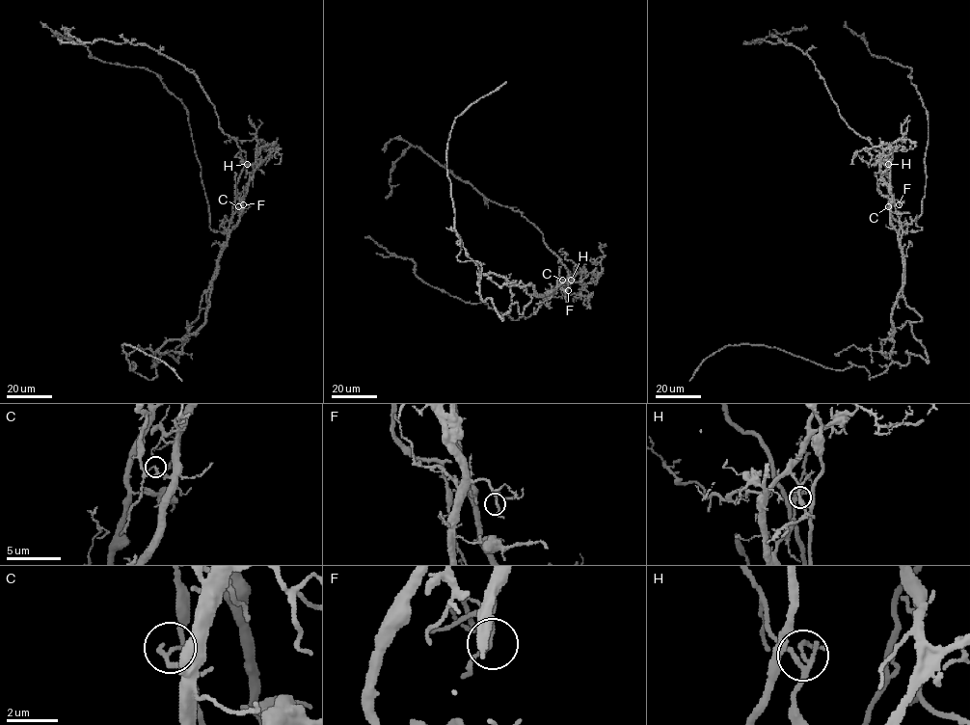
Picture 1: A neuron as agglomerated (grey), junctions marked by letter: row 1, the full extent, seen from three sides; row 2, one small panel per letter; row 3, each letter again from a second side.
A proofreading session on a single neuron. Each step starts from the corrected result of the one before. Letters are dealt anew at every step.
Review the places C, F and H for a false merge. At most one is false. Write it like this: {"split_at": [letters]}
{"split_at": ["C"]}

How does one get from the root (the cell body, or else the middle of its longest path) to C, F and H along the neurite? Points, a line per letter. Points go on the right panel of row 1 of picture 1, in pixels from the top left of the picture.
C: (903, 258), (898, 231), (891, 223), (888, 206)
F: (903, 258), (898, 231), (890, 221), (891, 203), (897, 199), (899, 204)
H: (903, 258), (898, 231), (890, 221), (892, 195), (882, 176), (888, 164)

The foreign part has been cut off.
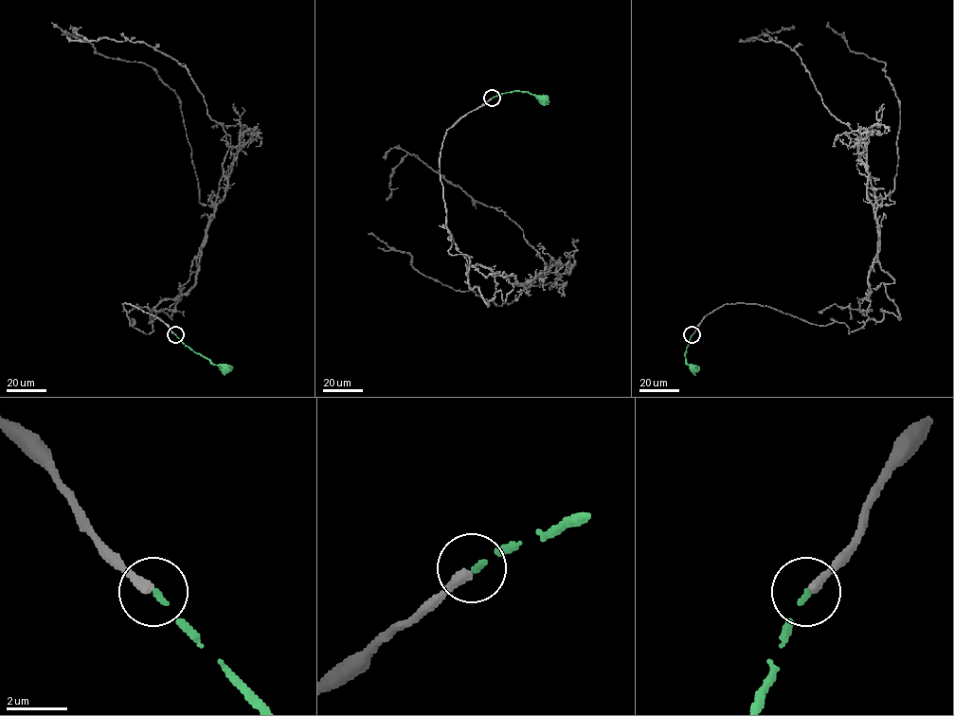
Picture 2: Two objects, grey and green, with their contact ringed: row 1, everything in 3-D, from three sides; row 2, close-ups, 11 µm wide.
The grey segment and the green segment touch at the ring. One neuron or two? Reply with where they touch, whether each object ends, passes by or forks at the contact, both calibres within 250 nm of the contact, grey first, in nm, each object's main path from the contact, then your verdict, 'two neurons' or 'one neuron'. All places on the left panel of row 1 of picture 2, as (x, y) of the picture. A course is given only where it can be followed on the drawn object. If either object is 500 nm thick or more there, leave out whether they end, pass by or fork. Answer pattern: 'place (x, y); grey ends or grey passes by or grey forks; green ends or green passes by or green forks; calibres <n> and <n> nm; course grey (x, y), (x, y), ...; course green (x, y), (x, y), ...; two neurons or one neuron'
place (175, 334); grey ends; green ends; calibres 320 and 170 nm; course grey (175, 334), (123, 303), (130, 325), (149, 333), (152, 310), (193, 285), (230, 136), (176, 61), (70, 28); course green (175, 334), (184, 344), (226, 370); one neuron

